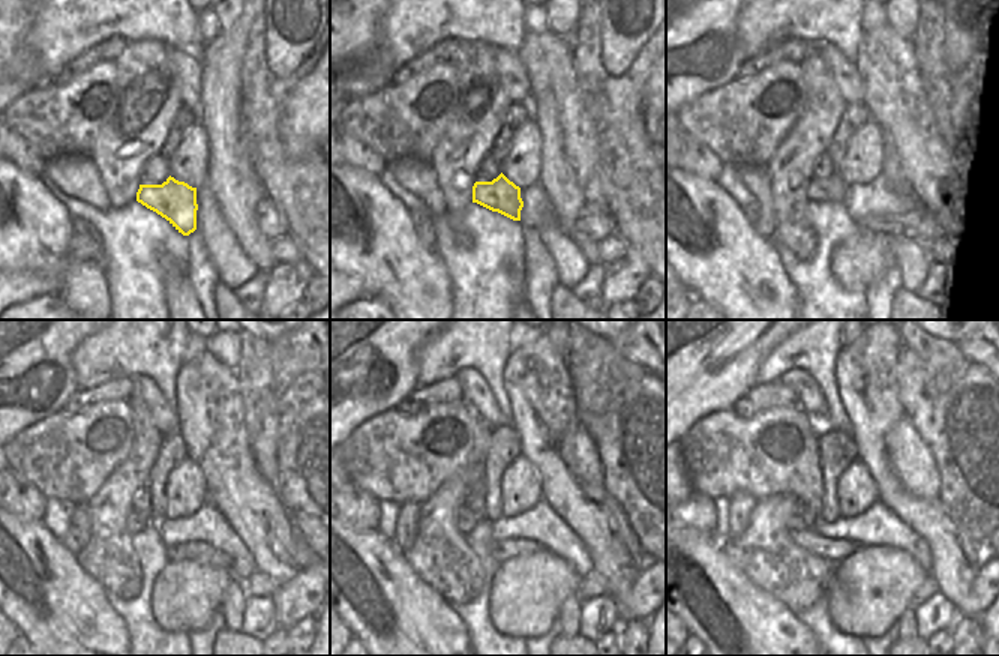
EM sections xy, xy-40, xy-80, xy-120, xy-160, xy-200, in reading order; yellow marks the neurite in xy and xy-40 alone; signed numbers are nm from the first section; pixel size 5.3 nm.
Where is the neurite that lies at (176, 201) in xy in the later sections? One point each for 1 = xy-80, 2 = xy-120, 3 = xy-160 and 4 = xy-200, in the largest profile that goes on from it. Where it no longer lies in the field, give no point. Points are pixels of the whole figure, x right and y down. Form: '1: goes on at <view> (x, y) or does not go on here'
1: goes on at xy-80 (833, 189)
2: goes on at xy-120 (135, 523)
3: goes on at xy-160 (467, 520)
4: goes on at xy-200 (800, 518)

